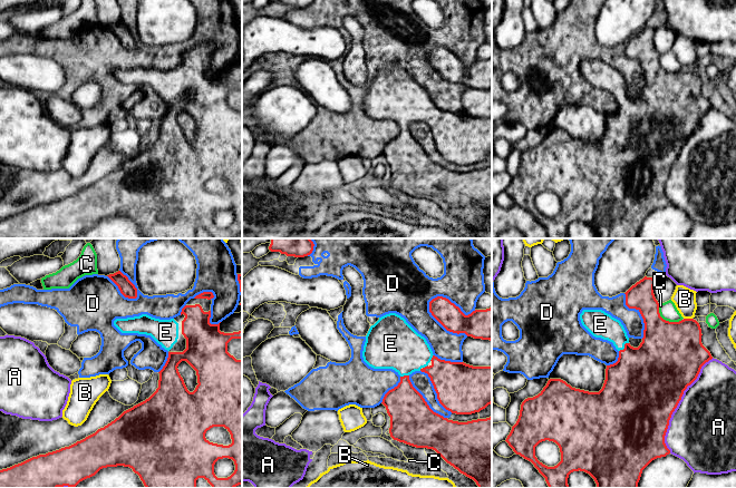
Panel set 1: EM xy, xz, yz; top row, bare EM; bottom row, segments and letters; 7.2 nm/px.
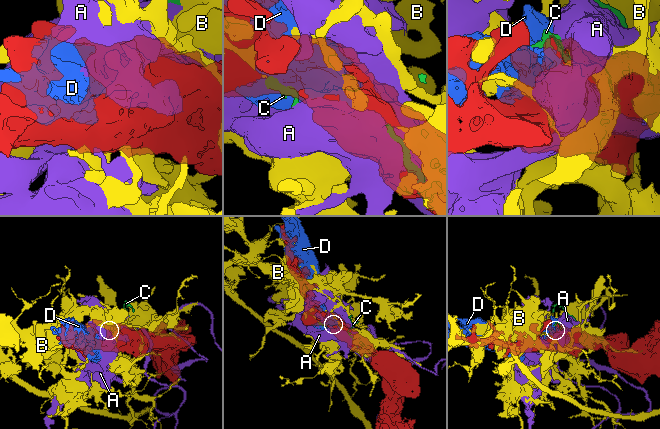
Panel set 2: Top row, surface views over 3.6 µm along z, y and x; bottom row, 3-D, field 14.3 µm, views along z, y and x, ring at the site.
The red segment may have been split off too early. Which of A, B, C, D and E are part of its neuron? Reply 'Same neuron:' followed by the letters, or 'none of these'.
Same neuron: E

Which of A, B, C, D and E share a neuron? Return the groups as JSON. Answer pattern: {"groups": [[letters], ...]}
{"groups": [["A"], ["B"], ["C"], ["D"], ["E"]]}

